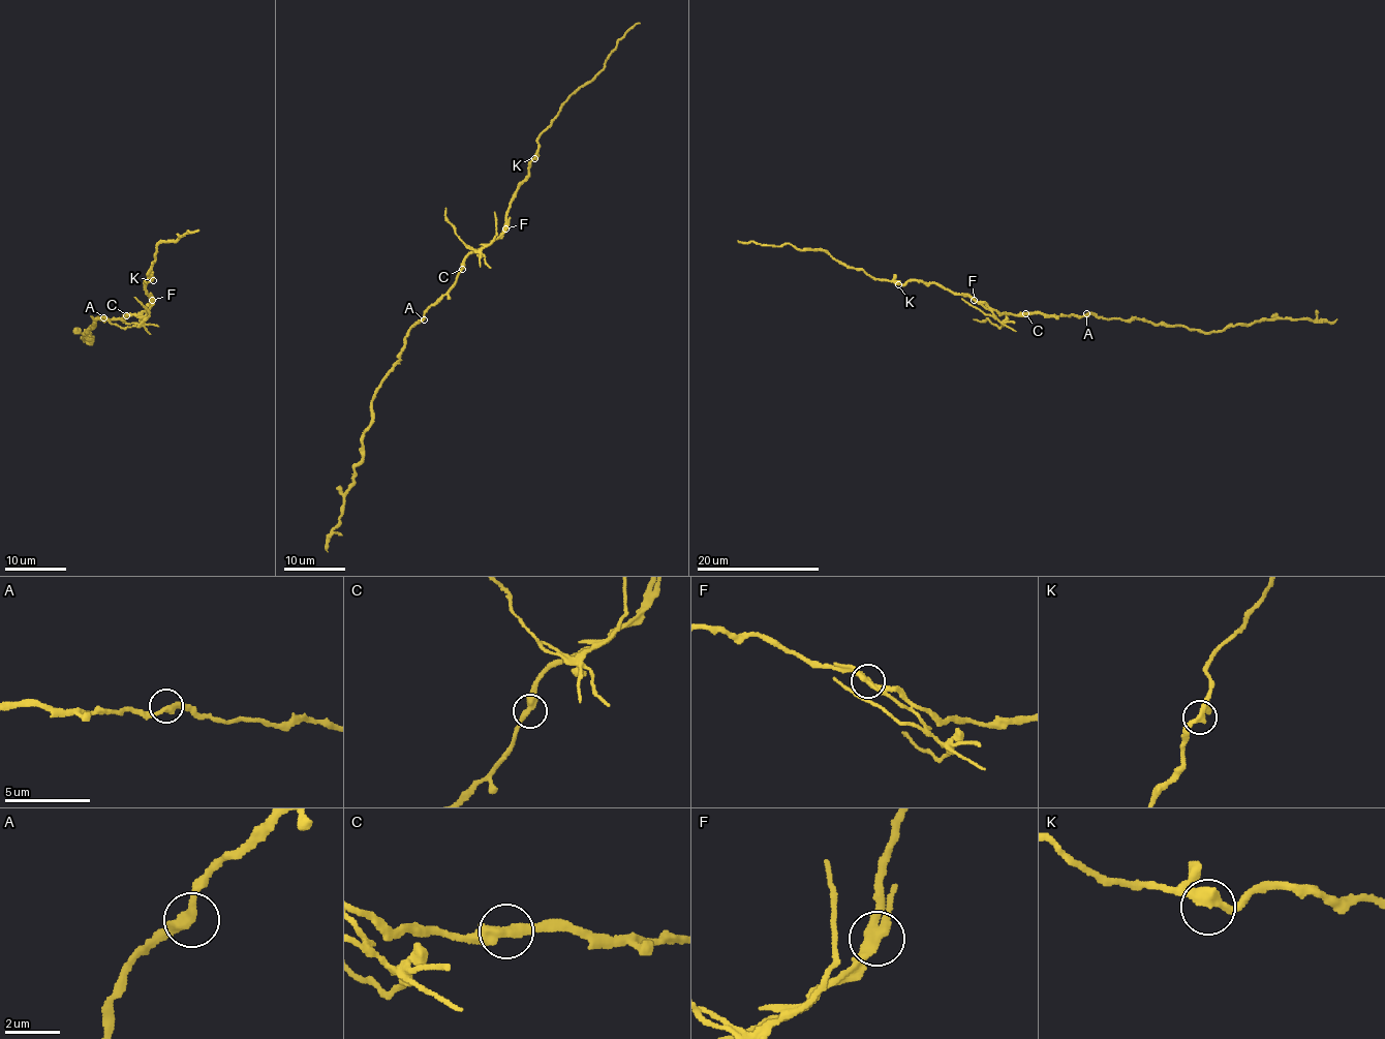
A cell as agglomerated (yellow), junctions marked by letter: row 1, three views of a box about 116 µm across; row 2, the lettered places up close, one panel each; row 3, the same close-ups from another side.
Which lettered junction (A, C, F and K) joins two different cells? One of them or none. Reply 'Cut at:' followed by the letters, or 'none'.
Cut at: F

